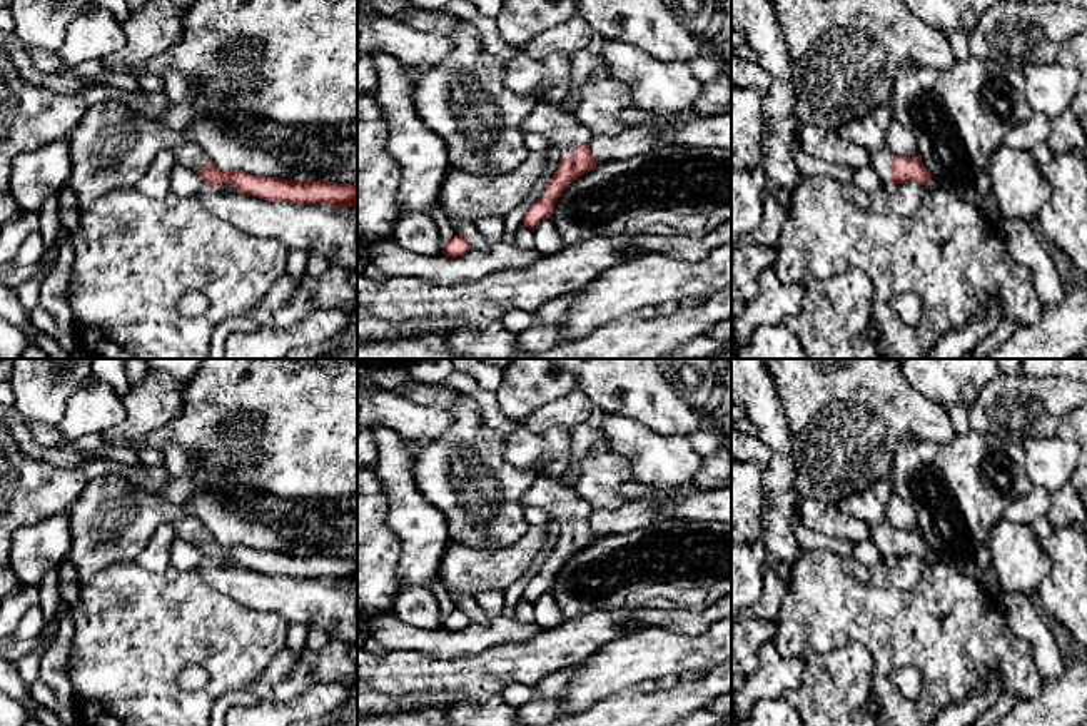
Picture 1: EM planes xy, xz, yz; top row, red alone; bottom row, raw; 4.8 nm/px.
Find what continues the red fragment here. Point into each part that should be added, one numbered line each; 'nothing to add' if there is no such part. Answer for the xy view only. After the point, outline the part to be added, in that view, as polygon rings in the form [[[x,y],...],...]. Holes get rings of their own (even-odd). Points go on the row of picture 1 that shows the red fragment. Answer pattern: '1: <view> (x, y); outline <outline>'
1: xy (187, 154); outline [[[184,142],[180,145],[172,147],[177,164],[199,172],[205,164],[214,164],[207,152],[192,142]]]

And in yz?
1: yz (880, 161); outline [[[880,147],[877,150],[868,152],[868,164],[878,174],[878,177],[892,187],[892,164],[895,160],[895,154],[887,147]]]

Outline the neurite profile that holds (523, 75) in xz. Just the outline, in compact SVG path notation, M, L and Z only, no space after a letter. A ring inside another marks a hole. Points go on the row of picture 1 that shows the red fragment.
M526 52L508 60L504 68L506 87L518 95L531 95L541 102L561 83L573 88L571 55L553 53L534 60Z

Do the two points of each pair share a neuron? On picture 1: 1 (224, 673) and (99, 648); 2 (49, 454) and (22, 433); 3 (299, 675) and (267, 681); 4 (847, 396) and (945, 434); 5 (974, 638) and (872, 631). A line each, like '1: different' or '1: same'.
1: same
2: same
3: same
4: same
5: same

